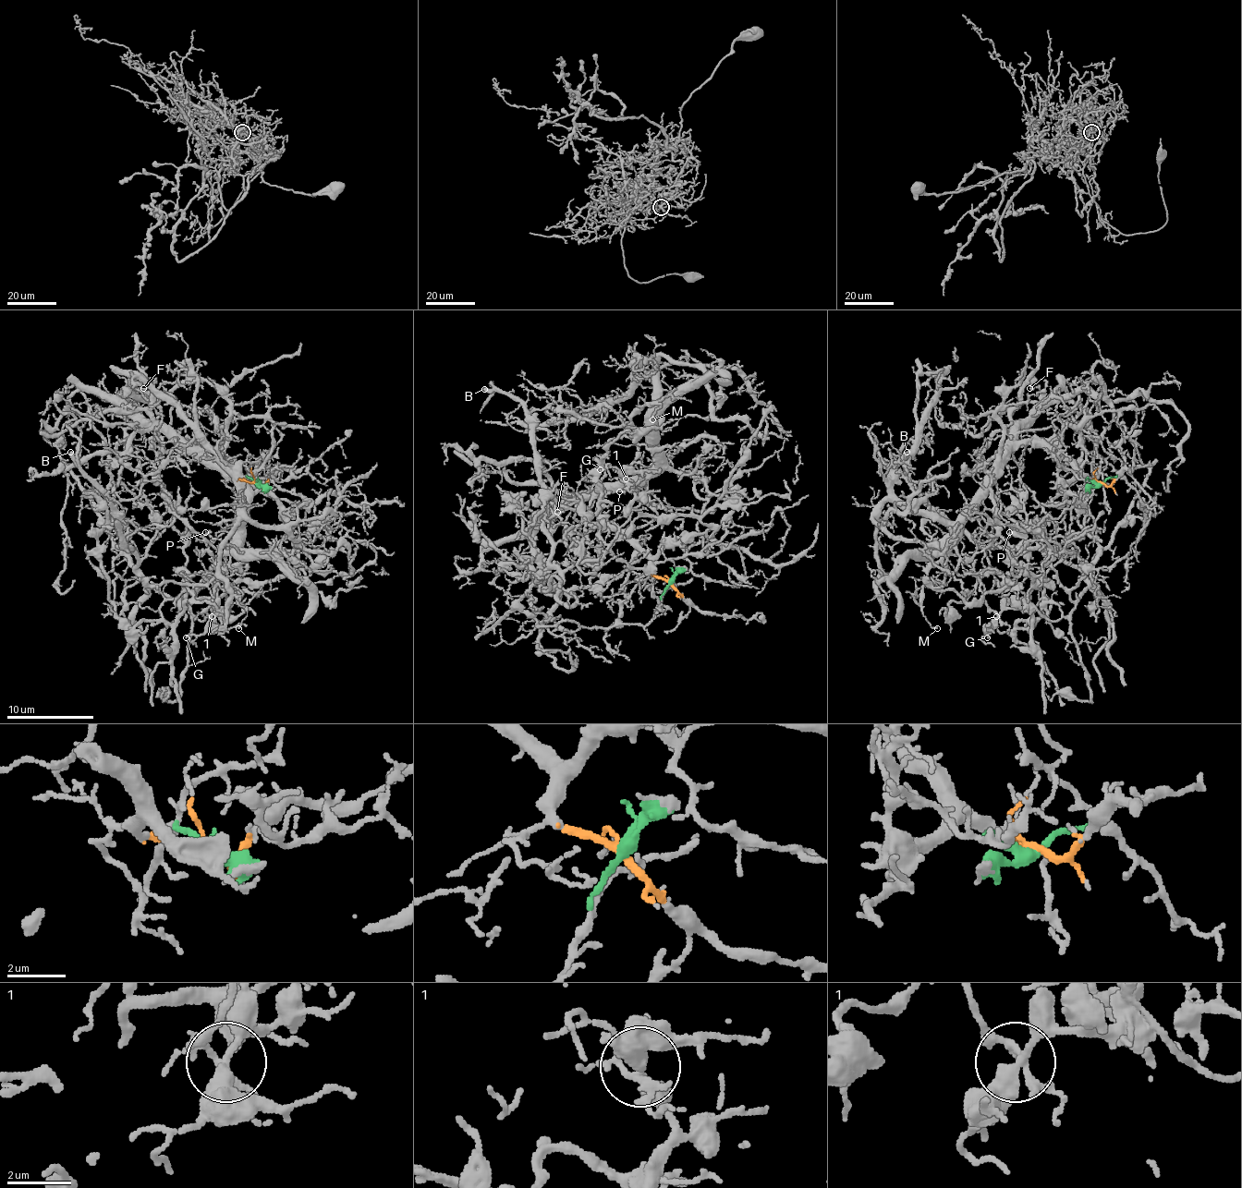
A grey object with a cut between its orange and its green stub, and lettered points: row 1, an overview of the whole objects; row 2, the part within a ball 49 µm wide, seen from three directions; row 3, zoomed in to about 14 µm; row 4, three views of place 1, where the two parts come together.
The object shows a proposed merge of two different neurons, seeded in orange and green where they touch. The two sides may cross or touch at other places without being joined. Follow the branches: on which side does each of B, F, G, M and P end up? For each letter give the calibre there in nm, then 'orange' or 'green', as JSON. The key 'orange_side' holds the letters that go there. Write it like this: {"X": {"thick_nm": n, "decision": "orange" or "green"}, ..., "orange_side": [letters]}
{"B": {"thick_nm": 320, "decision": "green"}, "F": {"thick_nm": 160, "decision": "orange"}, "G": {"thick_nm": 170, "decision": "green"}, "M": {"thick_nm": 120, "decision": "orange"}, "P": {"thick_nm": 160, "decision": "orange"}, "orange_side": ["F", "M", "P"]}

